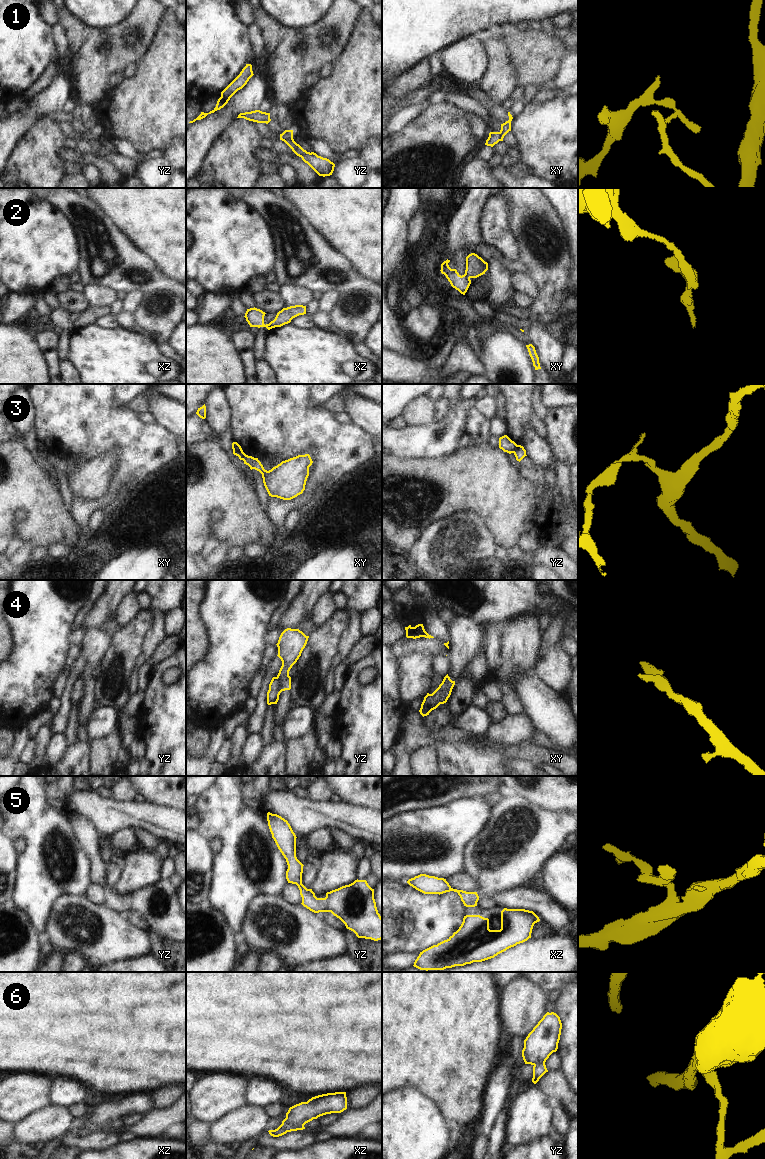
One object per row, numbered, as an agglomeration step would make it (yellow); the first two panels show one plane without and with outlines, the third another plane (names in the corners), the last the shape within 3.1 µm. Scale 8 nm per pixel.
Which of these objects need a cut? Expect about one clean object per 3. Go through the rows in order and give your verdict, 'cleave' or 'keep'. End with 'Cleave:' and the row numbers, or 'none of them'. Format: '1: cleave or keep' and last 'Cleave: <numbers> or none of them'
1: cleave
2: cleave
3: cleave
4: cleave
5: keep
6: cleave
Cleave: 1, 2, 3, 4, 6

